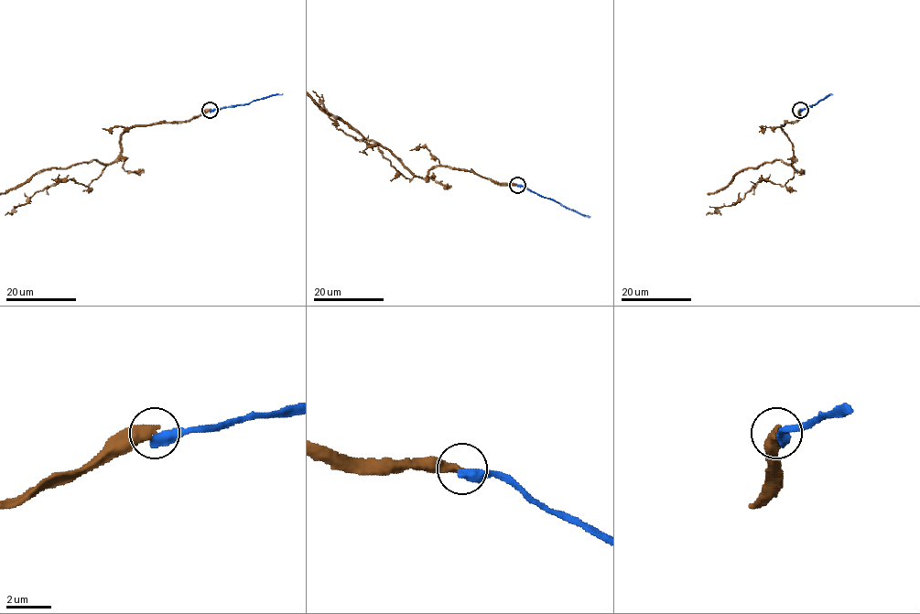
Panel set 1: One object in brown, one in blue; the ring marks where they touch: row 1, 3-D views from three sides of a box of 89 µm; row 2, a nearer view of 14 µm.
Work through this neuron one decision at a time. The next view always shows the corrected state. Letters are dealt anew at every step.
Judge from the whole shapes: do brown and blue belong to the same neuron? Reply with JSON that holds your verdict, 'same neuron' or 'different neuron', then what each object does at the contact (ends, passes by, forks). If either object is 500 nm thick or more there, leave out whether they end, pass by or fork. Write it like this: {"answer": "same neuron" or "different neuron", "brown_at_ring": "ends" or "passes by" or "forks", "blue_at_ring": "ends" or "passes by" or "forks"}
{"answer": "different neuron", "brown_at_ring": "ends", "blue_at_ring": "ends"}

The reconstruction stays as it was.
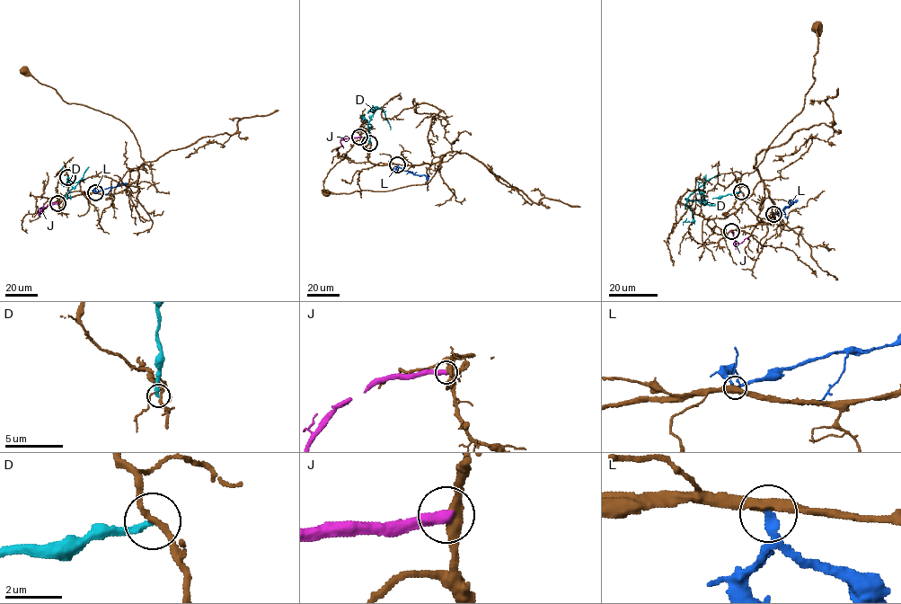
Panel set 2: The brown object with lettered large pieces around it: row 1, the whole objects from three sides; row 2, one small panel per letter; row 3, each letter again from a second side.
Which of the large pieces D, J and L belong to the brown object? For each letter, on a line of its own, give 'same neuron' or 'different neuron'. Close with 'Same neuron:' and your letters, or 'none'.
D: different neuron
J: different neuron
L: different neuron
Same neuron: none

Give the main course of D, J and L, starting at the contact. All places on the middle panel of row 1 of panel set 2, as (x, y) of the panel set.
D: (369, 143), (367, 122), (376, 110), (383, 111), (390, 129)
J: (359, 137), (341, 139), (343, 147)
L: (397, 164), (415, 174), (424, 174), (428, 180)

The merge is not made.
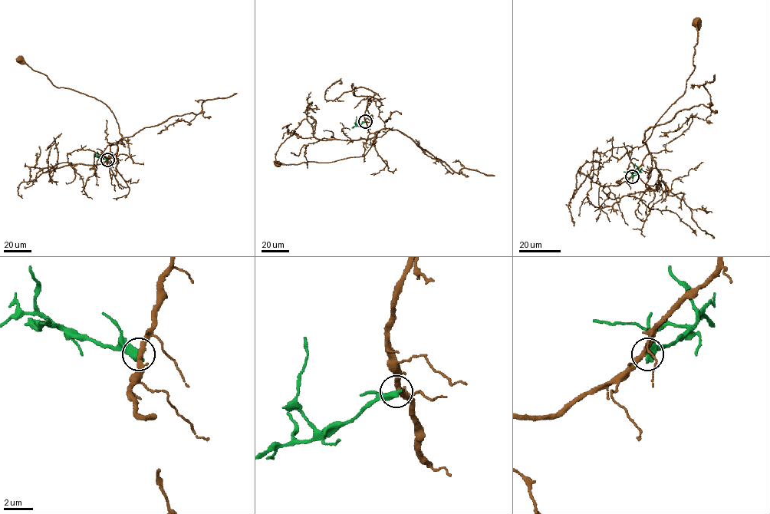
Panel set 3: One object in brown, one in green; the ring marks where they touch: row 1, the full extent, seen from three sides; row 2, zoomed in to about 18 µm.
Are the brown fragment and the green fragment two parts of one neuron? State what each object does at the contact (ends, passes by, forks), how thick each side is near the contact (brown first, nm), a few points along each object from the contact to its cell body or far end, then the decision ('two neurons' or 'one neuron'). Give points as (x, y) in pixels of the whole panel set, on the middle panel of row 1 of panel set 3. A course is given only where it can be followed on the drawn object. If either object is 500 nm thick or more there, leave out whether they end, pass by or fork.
320 nm thick on the brown side, 550 nm on the other; brown runs (365, 121), (370, 133), (380, 130), (365, 155), (332, 162), (280, 164), (278, 162), (277, 163); green runs (365, 121), (357, 125), (356, 116); two neurons

